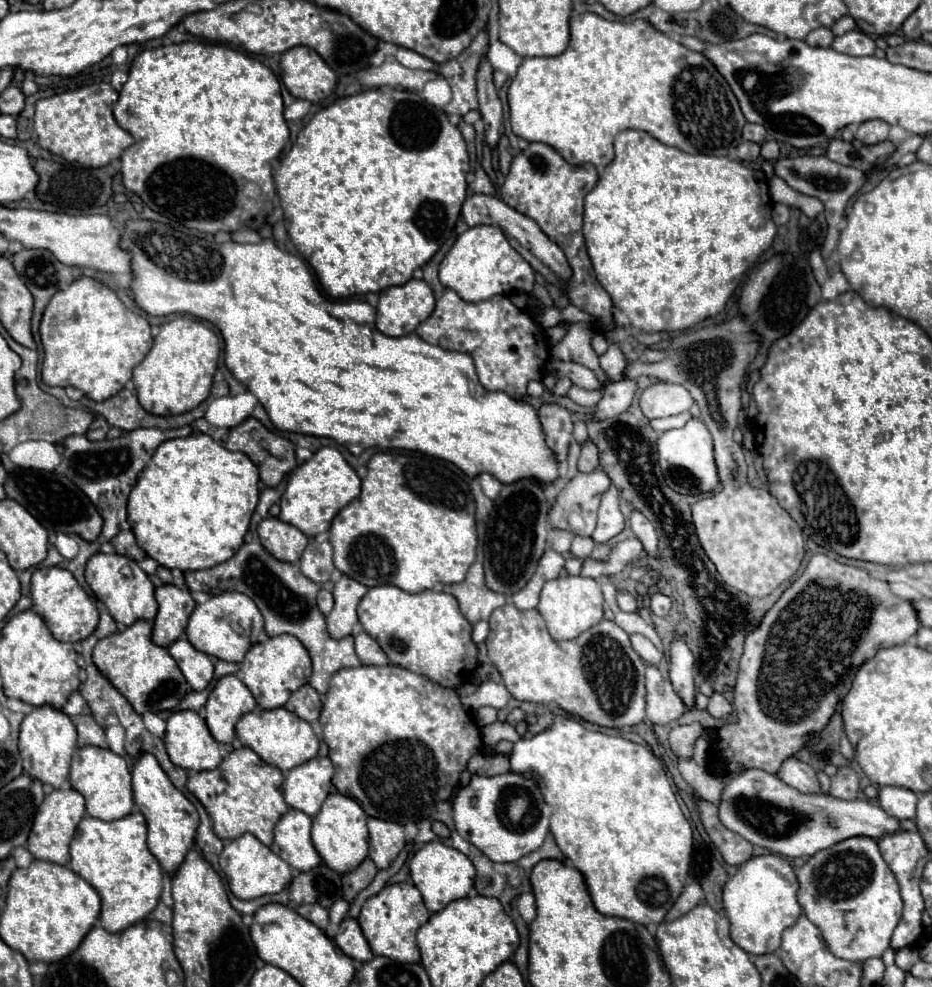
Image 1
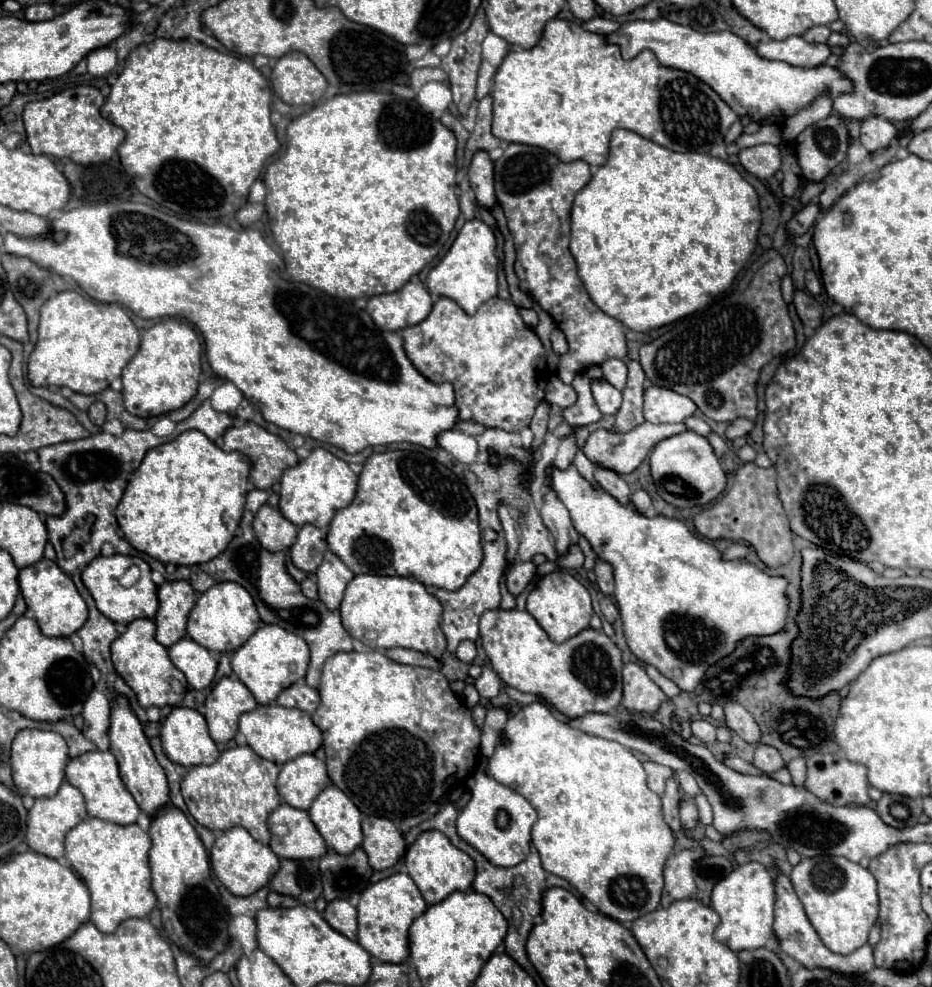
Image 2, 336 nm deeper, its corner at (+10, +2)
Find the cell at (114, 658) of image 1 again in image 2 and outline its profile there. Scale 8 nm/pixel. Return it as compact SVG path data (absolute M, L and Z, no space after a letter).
M135 619L127 625L127 631L111 643L111 659L115 671L123 681L135 691L137 701L143 709L147 707L165 707L179 705L187 691L187 681L183 673L171 663L167 649L155 641L155 623L153 619Z

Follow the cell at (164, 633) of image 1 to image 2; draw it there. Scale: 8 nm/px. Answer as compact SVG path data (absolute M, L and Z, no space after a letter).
M165 581L157 589L159 611L155 617L155 639L163 647L171 647L185 635L187 615L195 605L195 591L187 581Z

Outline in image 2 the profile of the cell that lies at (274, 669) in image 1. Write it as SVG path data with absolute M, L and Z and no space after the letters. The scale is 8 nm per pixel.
M279 625L259 627L247 639L247 643L243 643L233 653L233 659L231 659L231 667L233 667L235 675L253 693L253 697L257 699L259 705L273 703L277 699L279 691L283 691L289 685L301 681L307 673L307 665L309 665L309 647L307 647L307 643L299 635L289 633L289 631L281 629Z

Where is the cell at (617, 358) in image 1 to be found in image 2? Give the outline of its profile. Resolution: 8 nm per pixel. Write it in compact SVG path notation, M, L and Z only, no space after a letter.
M607 359L605 363L601 363L603 369L603 377L605 381L609 381L615 389L623 389L627 383L627 365L621 359Z

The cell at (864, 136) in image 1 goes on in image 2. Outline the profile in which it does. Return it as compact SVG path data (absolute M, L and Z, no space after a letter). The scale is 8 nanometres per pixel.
M869 117L861 123L861 143L869 153L885 149L897 137L897 129L883 117Z

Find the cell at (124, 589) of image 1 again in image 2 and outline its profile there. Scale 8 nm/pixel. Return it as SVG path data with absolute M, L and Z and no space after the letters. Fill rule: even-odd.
M113 555L113 557L95 557L87 569L83 571L83 583L85 587L89 589L91 597L95 599L99 611L103 611L103 615L107 615L107 619L111 621L119 621L119 623L131 623L133 619L139 619L139 617L147 617L147 619L153 619L155 613L157 613L157 587L155 583L151 581L151 569L149 565L139 559L139 557L123 557L123 555ZM109 559L129 559L129 565L135 563L139 569L141 569L141 579L131 587L131 589L125 589L119 585L117 577L111 577L109 575Z

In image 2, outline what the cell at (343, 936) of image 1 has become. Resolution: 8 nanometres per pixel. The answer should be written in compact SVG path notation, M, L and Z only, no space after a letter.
M335 899L327 905L323 911L323 919L339 933L343 933L347 939L357 941L357 909L345 901L345 899Z

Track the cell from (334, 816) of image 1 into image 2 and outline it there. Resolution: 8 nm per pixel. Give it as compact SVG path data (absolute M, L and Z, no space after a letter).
M335 785L325 787L317 795L309 807L309 817L325 839L327 847L339 855L349 855L363 841L361 811Z

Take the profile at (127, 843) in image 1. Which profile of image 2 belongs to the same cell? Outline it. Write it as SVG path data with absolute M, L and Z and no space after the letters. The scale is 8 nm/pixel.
M87 817L73 827L65 837L65 859L73 873L77 873L91 893L91 923L111 933L115 927L131 917L147 917L157 905L151 889L149 871L151 839L145 831L133 825L115 825L103 819Z

